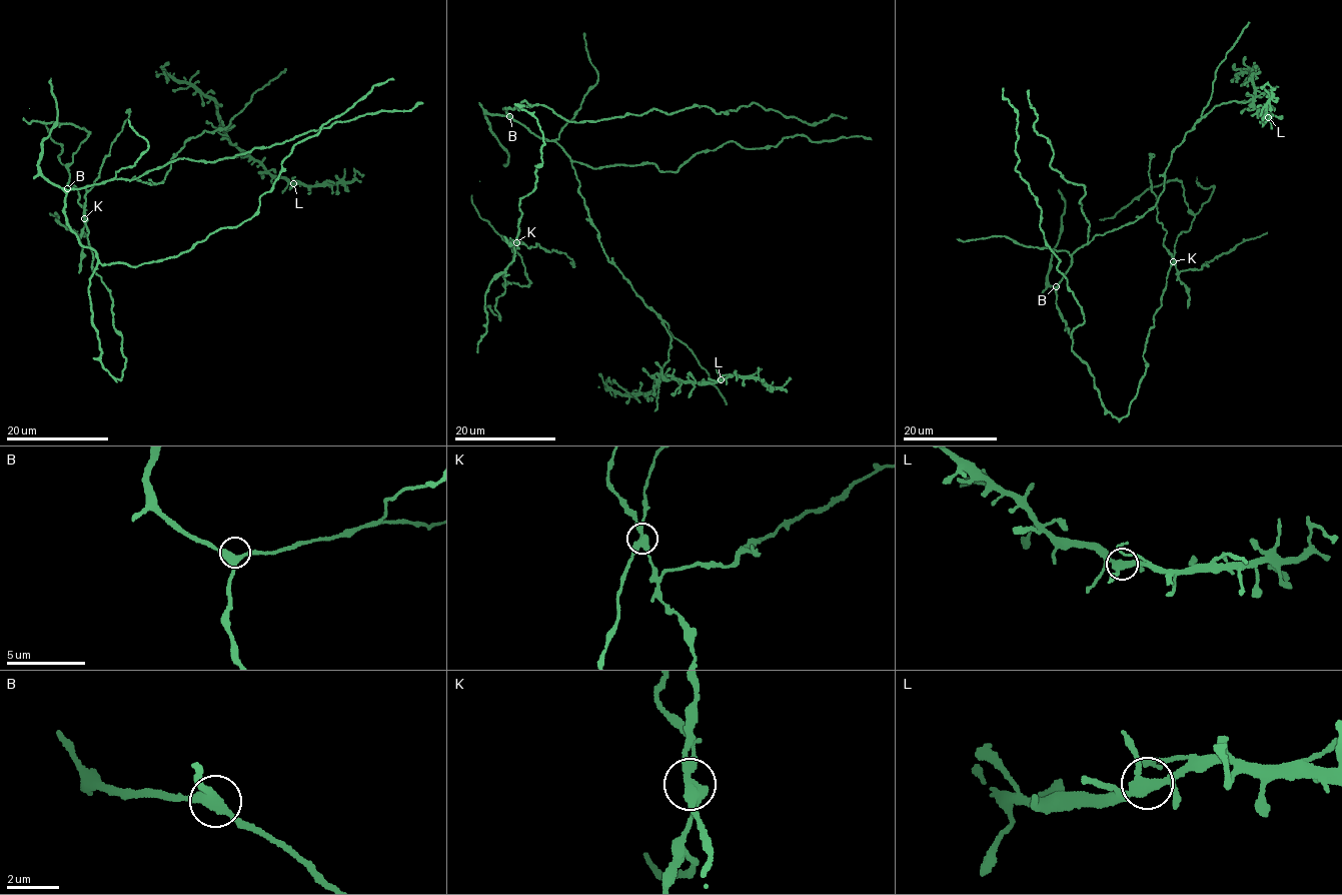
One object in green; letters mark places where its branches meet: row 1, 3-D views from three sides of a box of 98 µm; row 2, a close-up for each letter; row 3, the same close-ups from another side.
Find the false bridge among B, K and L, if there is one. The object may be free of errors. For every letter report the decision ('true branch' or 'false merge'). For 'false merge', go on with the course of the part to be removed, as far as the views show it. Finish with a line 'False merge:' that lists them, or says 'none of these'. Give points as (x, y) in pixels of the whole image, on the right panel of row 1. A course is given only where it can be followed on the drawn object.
B: true branch
K: false merge; course (1173, 261), (1179, 270), (1194, 270), (1246, 239), (1267, 231)
L: true branch
False merge: K

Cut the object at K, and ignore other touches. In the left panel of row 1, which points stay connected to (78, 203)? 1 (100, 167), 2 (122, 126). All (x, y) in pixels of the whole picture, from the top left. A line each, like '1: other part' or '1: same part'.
1: other part
2: other part

